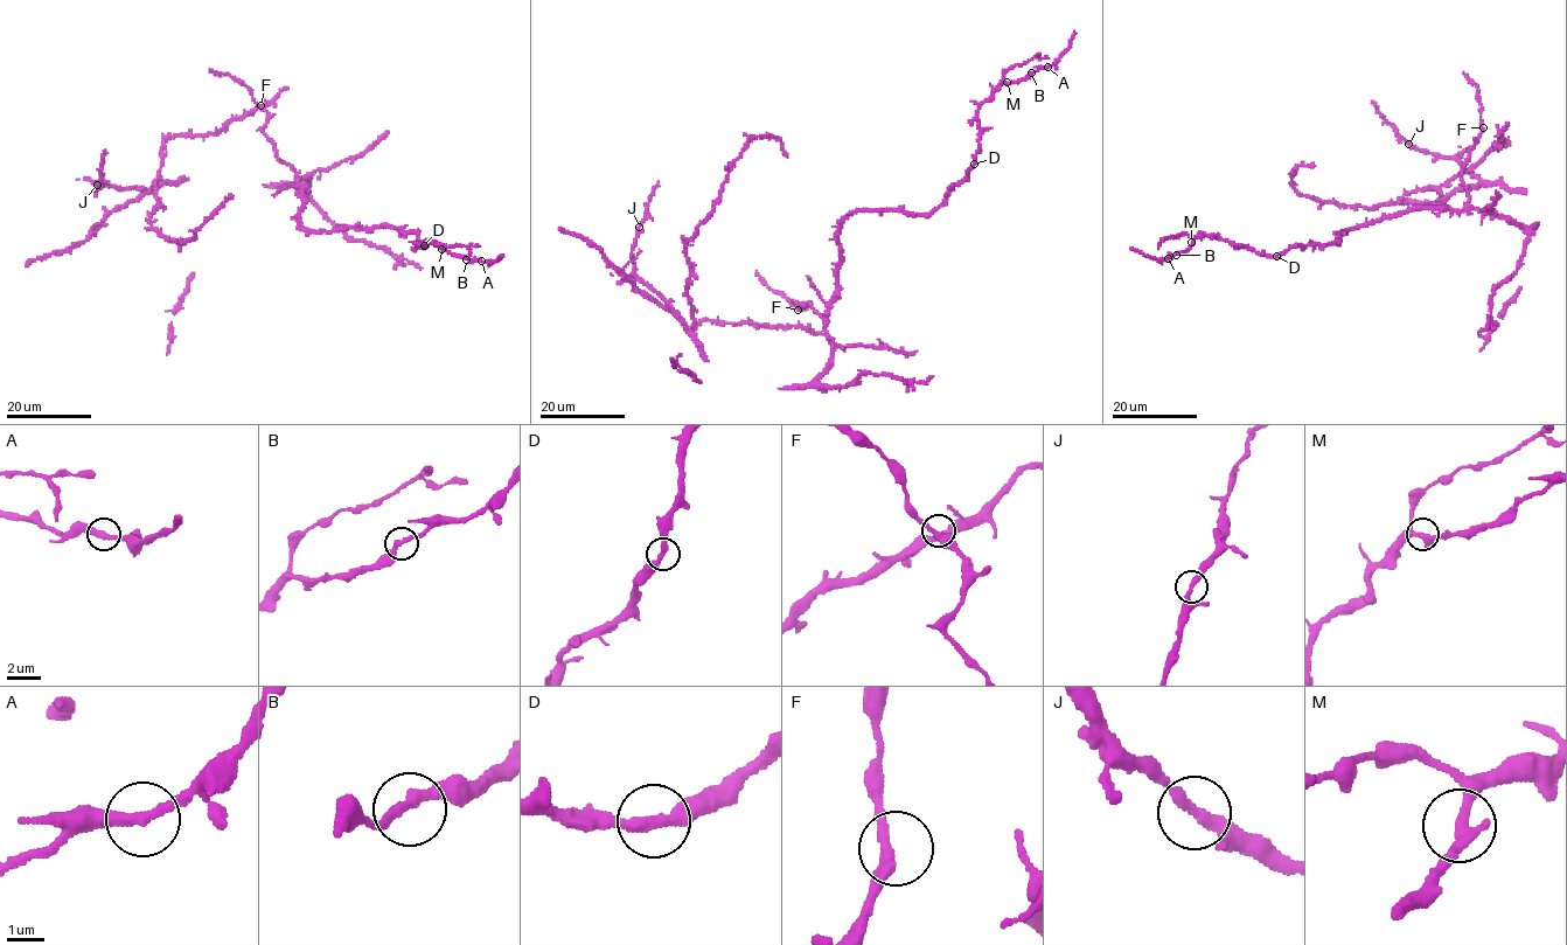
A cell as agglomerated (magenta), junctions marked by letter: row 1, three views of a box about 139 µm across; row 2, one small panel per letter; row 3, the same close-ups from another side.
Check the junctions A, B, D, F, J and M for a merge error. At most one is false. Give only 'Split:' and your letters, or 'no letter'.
Split: no letter

